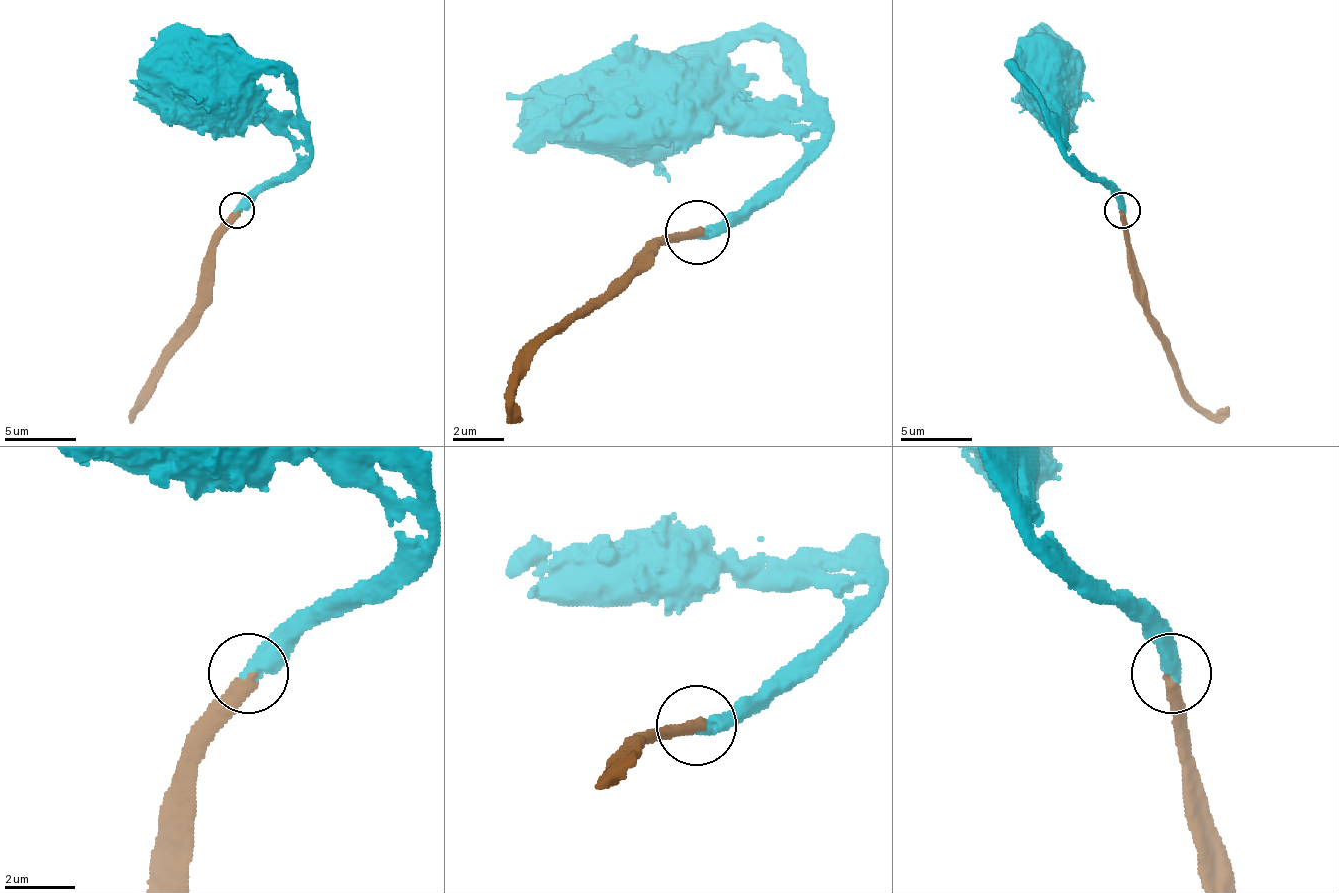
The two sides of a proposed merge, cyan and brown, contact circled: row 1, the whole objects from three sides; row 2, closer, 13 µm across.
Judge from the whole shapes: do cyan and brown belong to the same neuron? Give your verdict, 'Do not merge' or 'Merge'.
Merge

